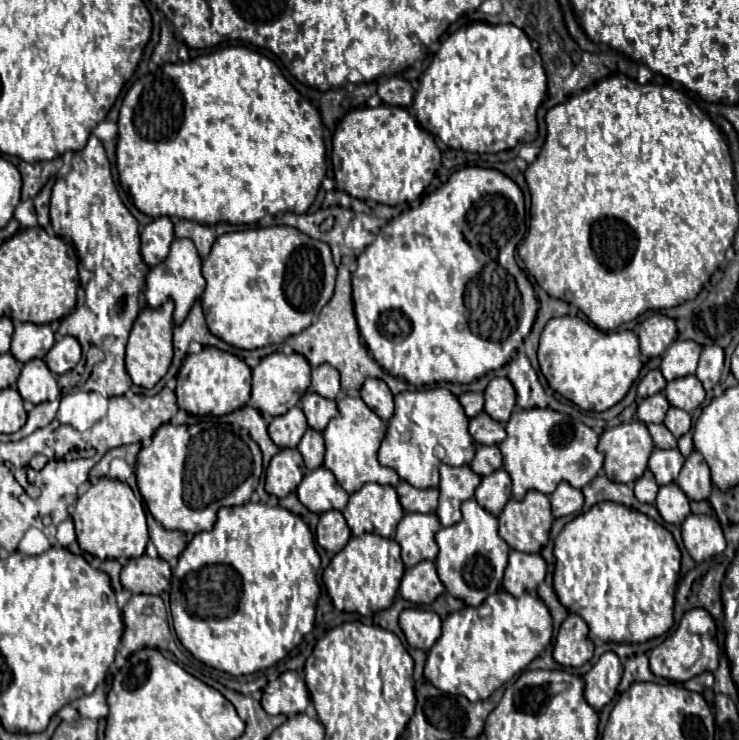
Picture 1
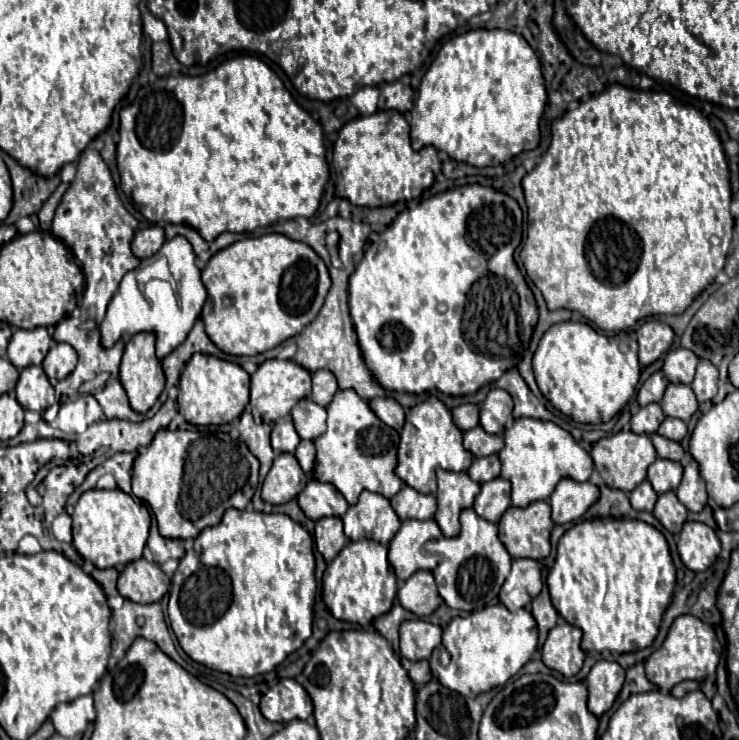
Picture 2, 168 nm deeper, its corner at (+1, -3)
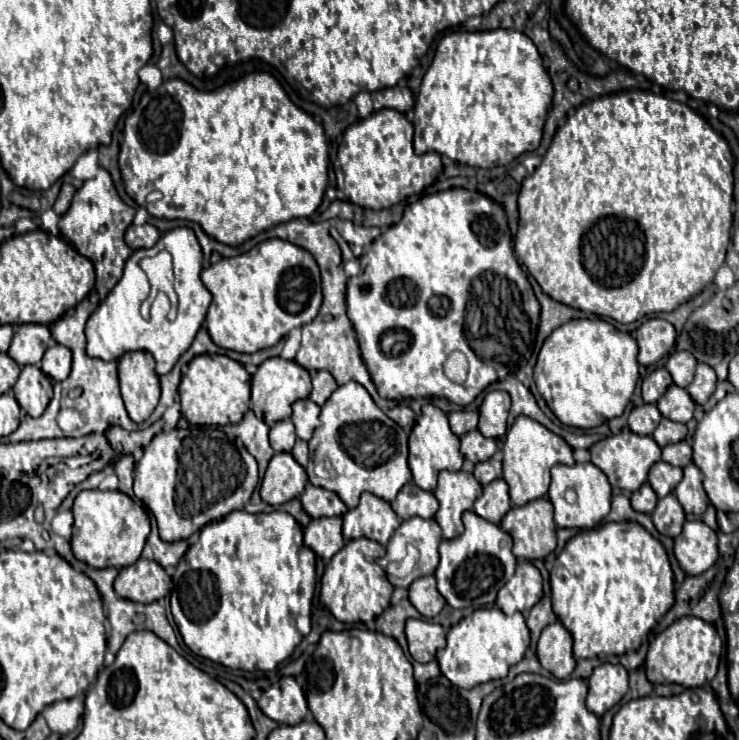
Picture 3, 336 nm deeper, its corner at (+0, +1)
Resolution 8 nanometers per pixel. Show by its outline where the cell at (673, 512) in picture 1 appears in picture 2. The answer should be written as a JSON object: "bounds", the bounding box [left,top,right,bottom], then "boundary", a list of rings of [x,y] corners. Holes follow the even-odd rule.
{"bounds":[653,491,687,533],"boundary":[[[673,491],[659,495],[653,515],[659,519],[659,523],[671,531],[671,533],[679,533],[683,523],[687,521],[687,509],[685,505],[677,499],[677,495]]]}

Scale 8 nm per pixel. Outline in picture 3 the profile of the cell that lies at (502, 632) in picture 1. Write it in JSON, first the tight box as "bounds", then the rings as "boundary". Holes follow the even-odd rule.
{"bounds":[436,605,530,689],"boundary":[[[494,605],[494,607],[476,609],[470,615],[466,615],[462,621],[452,625],[446,641],[448,641],[446,647],[436,655],[440,671],[456,687],[472,689],[476,685],[494,679],[504,679],[508,675],[508,669],[524,657],[530,645],[530,629],[522,613],[506,615],[502,609]]]}

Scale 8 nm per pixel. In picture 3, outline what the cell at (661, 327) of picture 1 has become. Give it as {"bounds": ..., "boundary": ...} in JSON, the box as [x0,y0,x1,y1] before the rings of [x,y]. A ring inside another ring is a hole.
{"bounds":[636,317,676,365],"boundary":[[[658,317],[644,321],[636,331],[636,341],[640,347],[638,361],[642,365],[652,365],[662,359],[676,343],[674,327]]]}

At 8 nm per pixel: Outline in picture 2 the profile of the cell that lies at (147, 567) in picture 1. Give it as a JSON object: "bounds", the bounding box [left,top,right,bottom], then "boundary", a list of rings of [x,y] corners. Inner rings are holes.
{"bounds":[117,559,171,603],"boundary":[[[147,559],[129,563],[117,579],[117,591],[133,603],[161,601],[161,597],[169,591],[169,585],[171,581],[161,567]]]}

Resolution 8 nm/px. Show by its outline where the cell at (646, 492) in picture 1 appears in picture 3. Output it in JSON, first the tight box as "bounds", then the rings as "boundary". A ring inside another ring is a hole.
{"bounds":[630,483,658,515],"boundary":[[[644,483],[638,491],[632,493],[630,503],[632,503],[632,507],[634,507],[636,511],[640,511],[640,513],[648,513],[648,515],[650,515],[650,513],[654,511],[656,503],[658,503],[658,497],[656,497],[654,489],[652,489],[648,483]]]}

